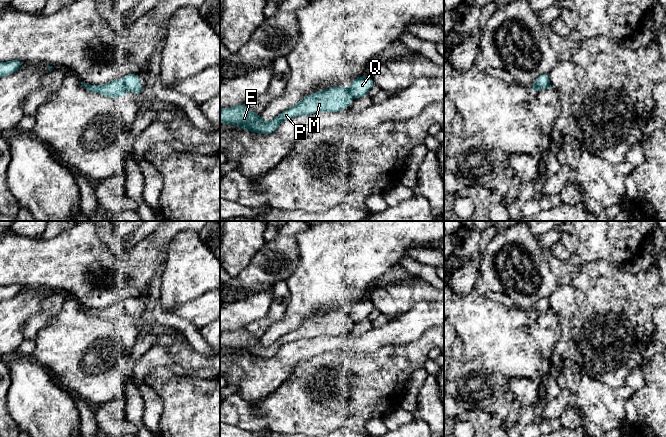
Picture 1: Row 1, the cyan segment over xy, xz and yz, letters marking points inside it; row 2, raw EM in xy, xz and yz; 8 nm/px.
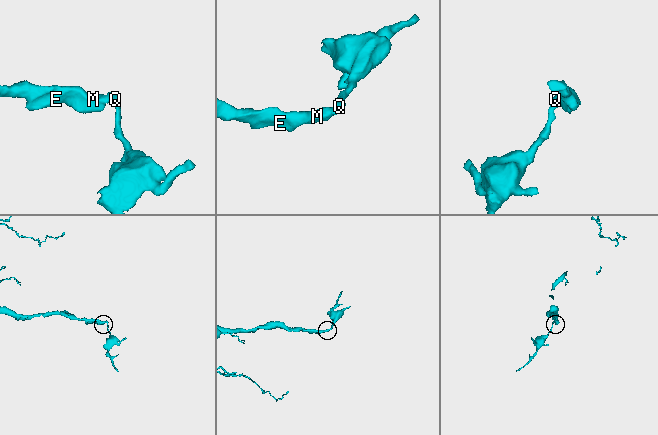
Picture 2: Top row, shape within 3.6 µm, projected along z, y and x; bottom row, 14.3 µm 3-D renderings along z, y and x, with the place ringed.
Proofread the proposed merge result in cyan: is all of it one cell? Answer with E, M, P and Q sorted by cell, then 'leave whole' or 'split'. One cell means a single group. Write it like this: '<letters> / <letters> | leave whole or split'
E M P / Q | split

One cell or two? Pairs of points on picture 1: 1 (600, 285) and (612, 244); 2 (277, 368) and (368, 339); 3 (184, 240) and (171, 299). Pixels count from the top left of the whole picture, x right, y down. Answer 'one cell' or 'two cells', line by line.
1: two cells
2: one cell
3: one cell

